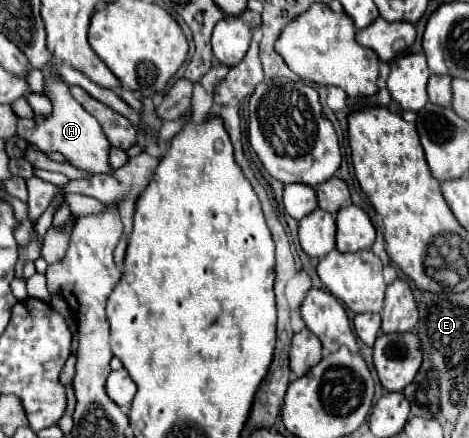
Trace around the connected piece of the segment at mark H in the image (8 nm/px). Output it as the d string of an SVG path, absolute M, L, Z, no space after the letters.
M45 73L47 81L47 95L53 103L53 115L45 123L26 122L26 119L18 119L17 135L23 139L29 139L35 147L39 147L45 153L57 152L65 155L67 163L89 173L89 175L111 175L113 167L109 165L109 141L99 125L99 121L89 115L75 99L69 95L69 87L53 77L51 73Z

